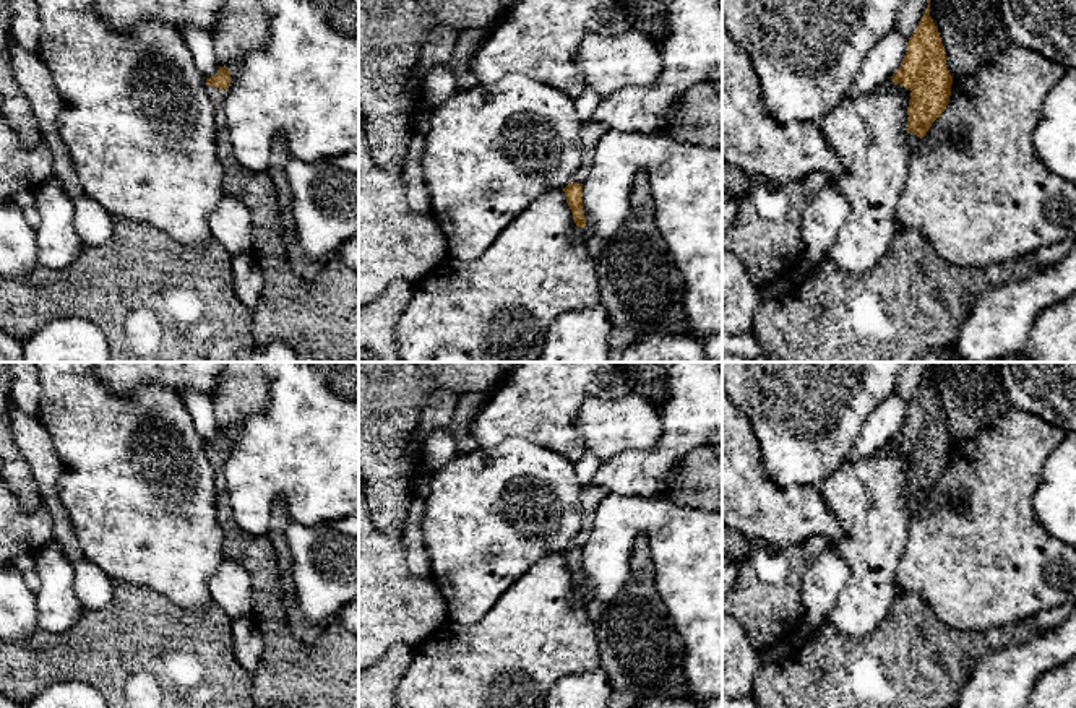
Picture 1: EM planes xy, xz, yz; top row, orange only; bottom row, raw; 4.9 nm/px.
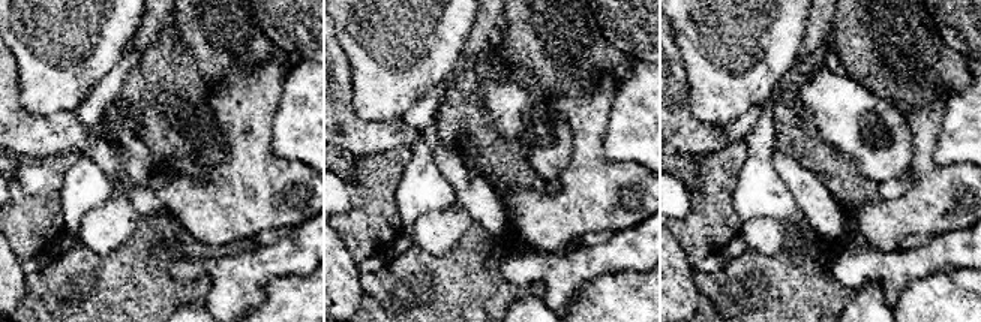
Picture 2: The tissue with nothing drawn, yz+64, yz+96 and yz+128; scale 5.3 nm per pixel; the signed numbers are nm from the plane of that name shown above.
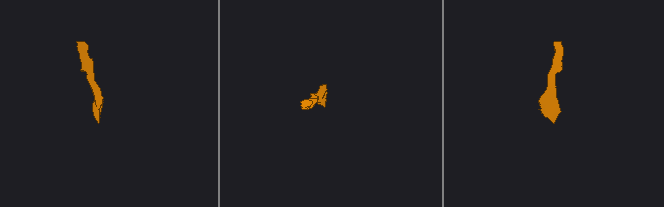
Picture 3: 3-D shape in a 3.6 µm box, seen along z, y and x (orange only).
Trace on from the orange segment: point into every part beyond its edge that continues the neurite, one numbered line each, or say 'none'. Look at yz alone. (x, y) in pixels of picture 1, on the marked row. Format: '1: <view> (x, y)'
1: yz (912, 142)

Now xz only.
1: xz (591, 132)

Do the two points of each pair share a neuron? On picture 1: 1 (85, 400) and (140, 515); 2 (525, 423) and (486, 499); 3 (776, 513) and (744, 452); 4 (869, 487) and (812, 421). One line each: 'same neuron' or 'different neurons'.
1: same neuron
2: different neurons
3: same neuron
4: different neurons

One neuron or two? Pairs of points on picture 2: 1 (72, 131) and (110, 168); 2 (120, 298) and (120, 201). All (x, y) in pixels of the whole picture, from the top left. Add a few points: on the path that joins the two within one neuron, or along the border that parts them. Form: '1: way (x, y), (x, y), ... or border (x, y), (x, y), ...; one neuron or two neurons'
1: way (83, 140), (104, 158); one neuron
2: border (134, 231), (105, 253), (95, 253), (84, 244); two neurons

